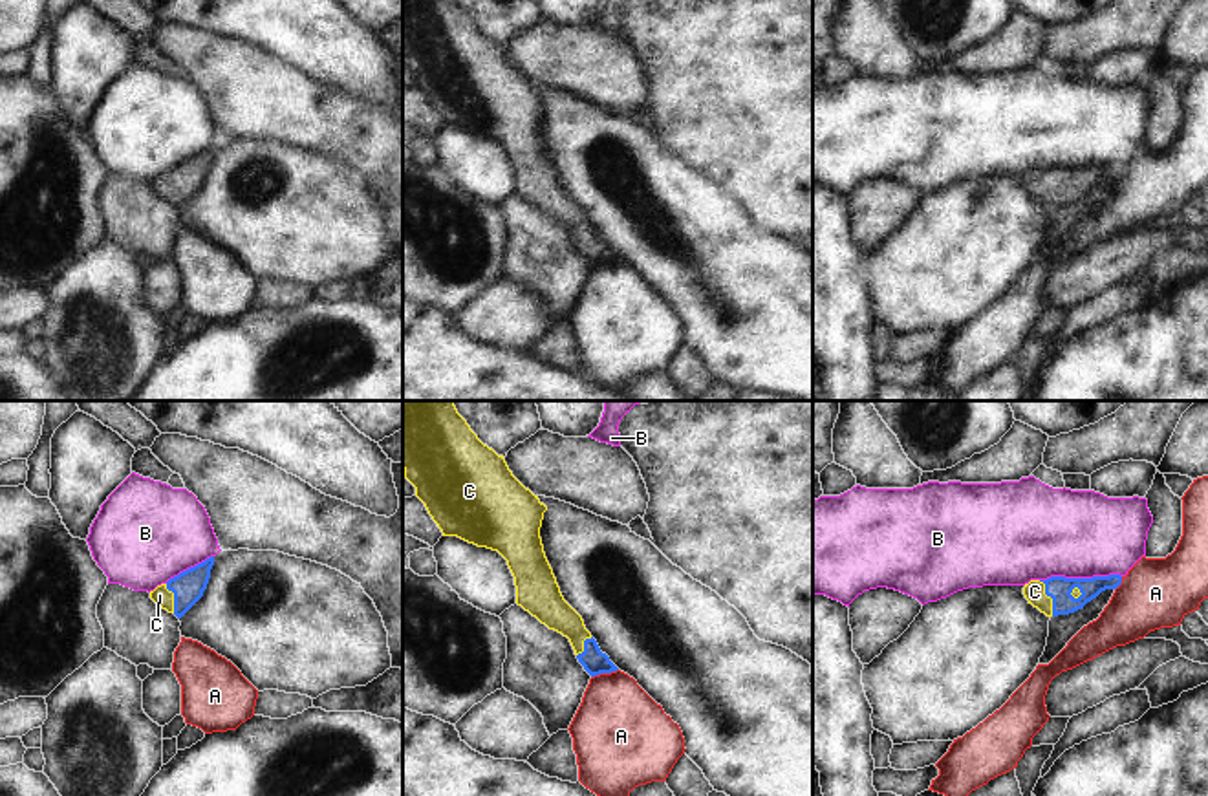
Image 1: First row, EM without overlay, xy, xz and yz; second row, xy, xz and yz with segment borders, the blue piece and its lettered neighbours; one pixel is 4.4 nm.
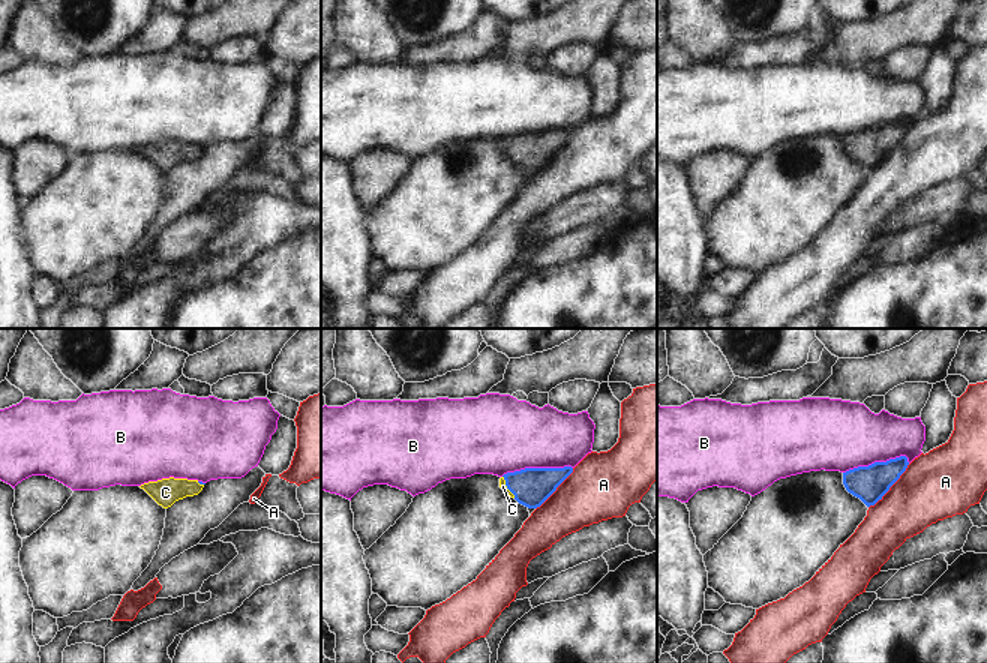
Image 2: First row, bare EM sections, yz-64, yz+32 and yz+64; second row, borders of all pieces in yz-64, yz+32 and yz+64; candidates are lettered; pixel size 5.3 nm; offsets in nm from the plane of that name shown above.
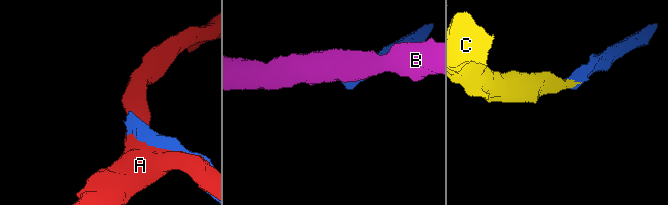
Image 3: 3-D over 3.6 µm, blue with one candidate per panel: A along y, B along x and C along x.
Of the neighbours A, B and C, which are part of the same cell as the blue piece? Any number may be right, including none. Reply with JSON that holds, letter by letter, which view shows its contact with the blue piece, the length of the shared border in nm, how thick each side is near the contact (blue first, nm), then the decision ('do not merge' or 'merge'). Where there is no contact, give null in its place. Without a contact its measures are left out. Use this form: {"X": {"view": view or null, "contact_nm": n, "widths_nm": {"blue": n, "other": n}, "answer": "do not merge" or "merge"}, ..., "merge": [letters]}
{"A": {"view": "xz", "contact_nm": 130, "widths_nm": {"blue": 110, "other": 380}, "answer": "do not merge"}, "B": {"view": "yz", "contact_nm": 360, "widths_nm": {"blue": 110, "other": 380}, "answer": "do not merge"}, "C": {"view": "yz", "contact_nm": 170, "widths_nm": {"blue": 110, "other": 100}, "answer": "merge"}, "merge": ["C"]}

